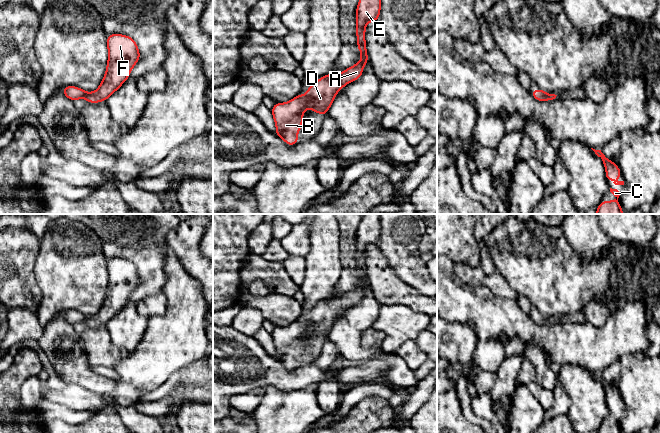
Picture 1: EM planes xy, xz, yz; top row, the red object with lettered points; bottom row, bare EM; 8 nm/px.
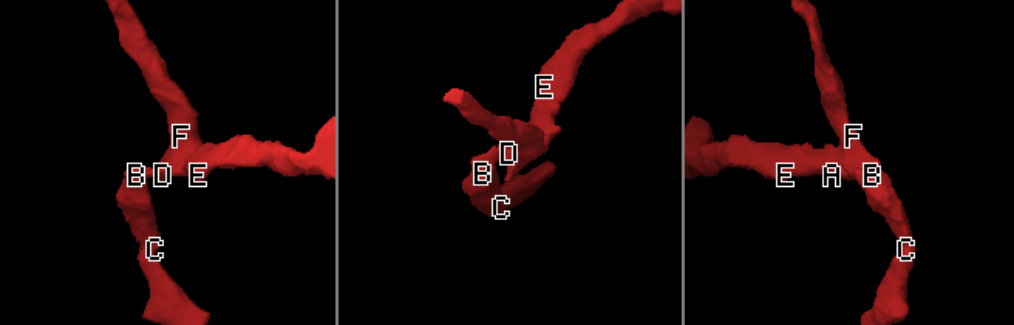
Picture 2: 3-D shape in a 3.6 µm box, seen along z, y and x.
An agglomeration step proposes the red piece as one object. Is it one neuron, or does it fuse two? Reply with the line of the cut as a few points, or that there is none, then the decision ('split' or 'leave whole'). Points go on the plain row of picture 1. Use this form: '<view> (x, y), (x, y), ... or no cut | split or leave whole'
no cut | leave whole

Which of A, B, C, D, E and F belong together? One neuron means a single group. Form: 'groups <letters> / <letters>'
groups A B C D E F

